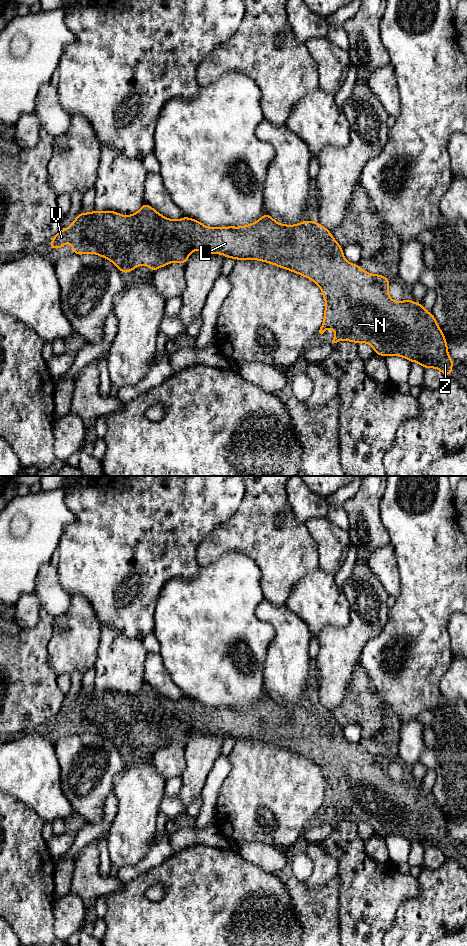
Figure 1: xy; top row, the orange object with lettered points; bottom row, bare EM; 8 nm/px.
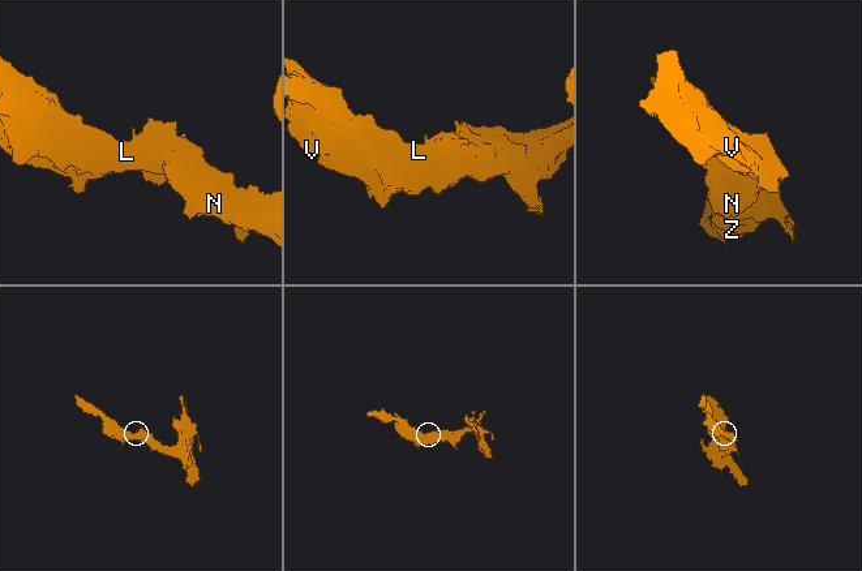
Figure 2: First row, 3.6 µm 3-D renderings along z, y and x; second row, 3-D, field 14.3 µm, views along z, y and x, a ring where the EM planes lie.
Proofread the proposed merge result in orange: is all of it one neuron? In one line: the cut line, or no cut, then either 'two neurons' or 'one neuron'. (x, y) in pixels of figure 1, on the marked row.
no cut; one neuron

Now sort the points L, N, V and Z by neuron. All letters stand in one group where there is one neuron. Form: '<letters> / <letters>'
L N V Z

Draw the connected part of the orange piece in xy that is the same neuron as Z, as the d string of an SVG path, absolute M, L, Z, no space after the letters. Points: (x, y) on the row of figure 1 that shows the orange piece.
M146 202L133 215L121 215L114 211L80 211L77 218L65 230L60 230L52 238L51 249L60 249L65 243L72 243L73 253L82 255L93 253L106 258L124 274L131 272L139 265L148 266L152 272L173 262L185 264L193 250L202 253L223 254L225 258L238 260L258 260L274 266L290 270L314 281L322 291L325 299L324 322L319 333L322 335L328 328L336 331L332 343L351 341L370 344L375 354L380 356L396 355L410 362L417 362L423 368L437 368L446 377L450 377L454 360L448 355L448 346L444 334L437 324L432 312L426 312L424 305L406 299L396 302L389 297L388 288L391 283L384 275L371 275L363 271L358 264L351 264L343 256L343 248L333 238L330 230L316 221L302 221L296 225L284 225L276 222L268 213L258 221L242 227L211 228L200 221L184 216L180 220L171 220L159 214Z

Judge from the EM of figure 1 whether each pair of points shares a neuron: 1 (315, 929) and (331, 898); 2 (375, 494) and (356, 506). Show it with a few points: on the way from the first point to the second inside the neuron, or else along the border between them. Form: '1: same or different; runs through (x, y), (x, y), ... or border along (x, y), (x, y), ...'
1: same; runs through (320, 921), (323, 906)
2: same; runs through (370, 497), (361, 506)

